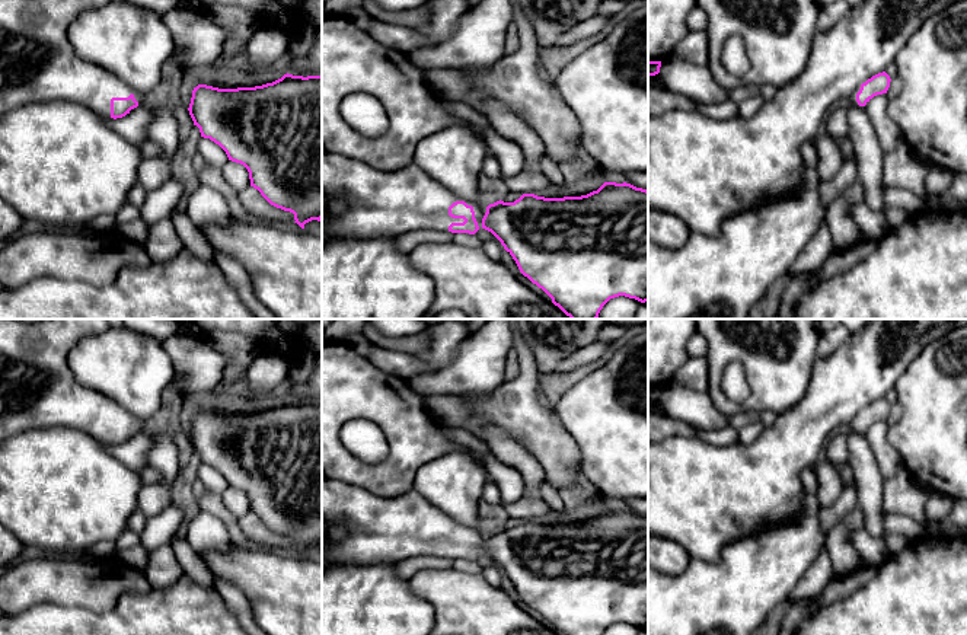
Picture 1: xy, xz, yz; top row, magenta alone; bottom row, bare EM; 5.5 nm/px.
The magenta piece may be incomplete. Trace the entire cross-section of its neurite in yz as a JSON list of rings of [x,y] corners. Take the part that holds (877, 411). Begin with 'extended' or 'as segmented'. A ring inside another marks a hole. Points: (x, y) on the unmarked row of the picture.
extended | [[[883,398],[878,399],[875,402],[872,402],[871,405],[868,405],[865,409],[862,409],[848,425],[848,431],[853,431],[858,434],[865,435],[868,428],[877,422],[877,421],[883,421],[887,419],[888,414],[890,414],[890,402]]]

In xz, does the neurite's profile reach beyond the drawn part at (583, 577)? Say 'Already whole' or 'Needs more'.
Needs more

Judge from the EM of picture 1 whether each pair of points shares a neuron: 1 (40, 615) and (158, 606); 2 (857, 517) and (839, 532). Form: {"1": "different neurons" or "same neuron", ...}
{"1": "same neuron", "2": "same neuron"}

